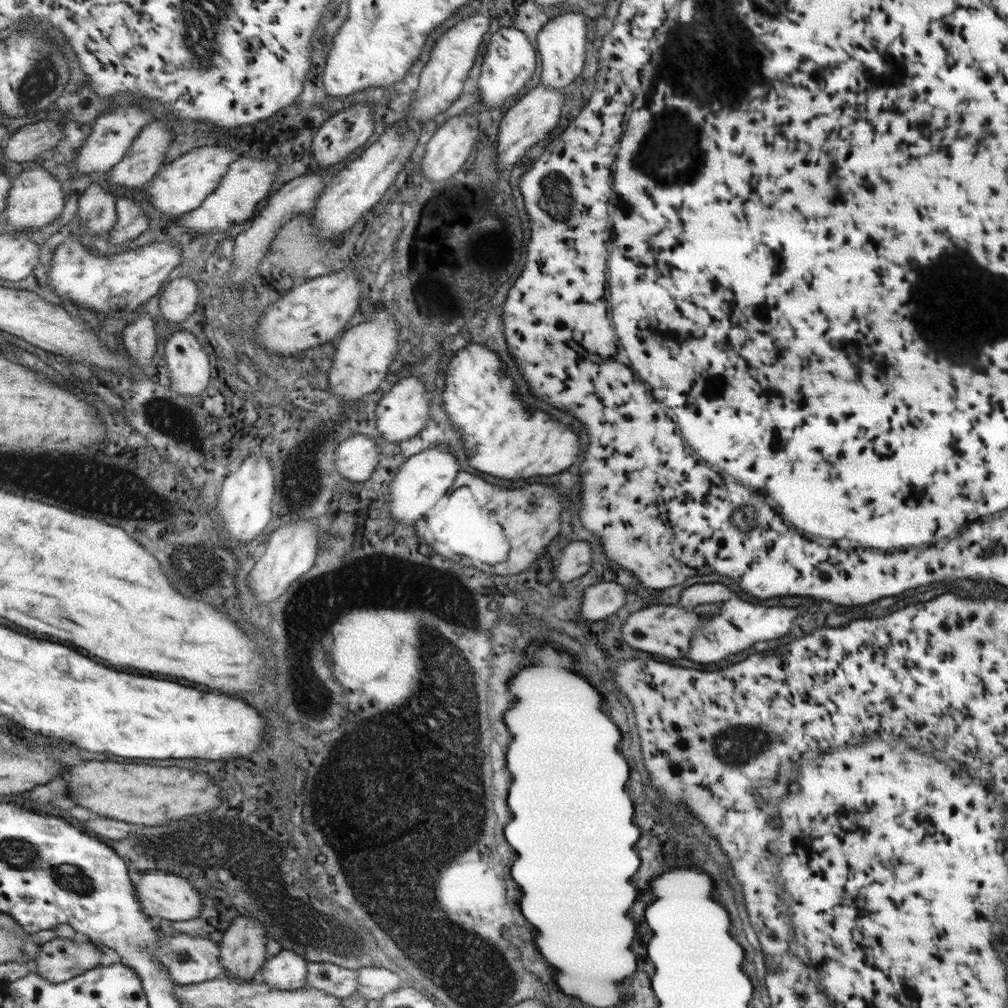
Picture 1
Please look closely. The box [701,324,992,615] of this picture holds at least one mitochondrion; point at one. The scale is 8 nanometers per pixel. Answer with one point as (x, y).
(746, 520)

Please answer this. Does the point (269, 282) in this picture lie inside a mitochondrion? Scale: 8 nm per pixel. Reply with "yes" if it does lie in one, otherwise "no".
no

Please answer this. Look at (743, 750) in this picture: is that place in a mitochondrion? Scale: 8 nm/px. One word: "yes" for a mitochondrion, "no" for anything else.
yes

